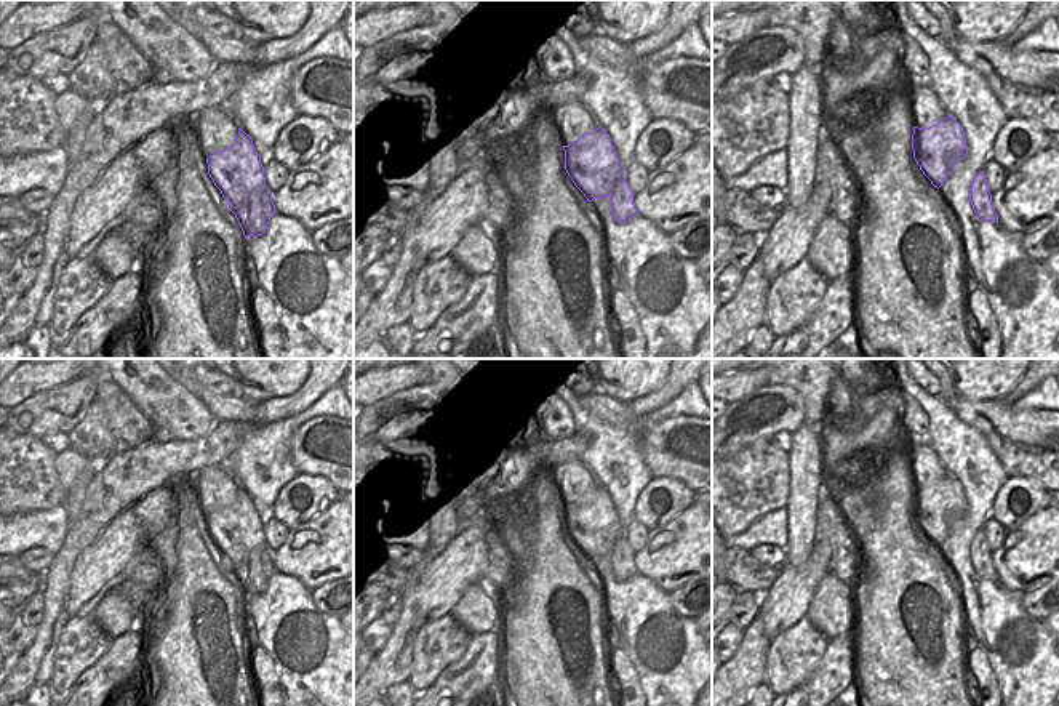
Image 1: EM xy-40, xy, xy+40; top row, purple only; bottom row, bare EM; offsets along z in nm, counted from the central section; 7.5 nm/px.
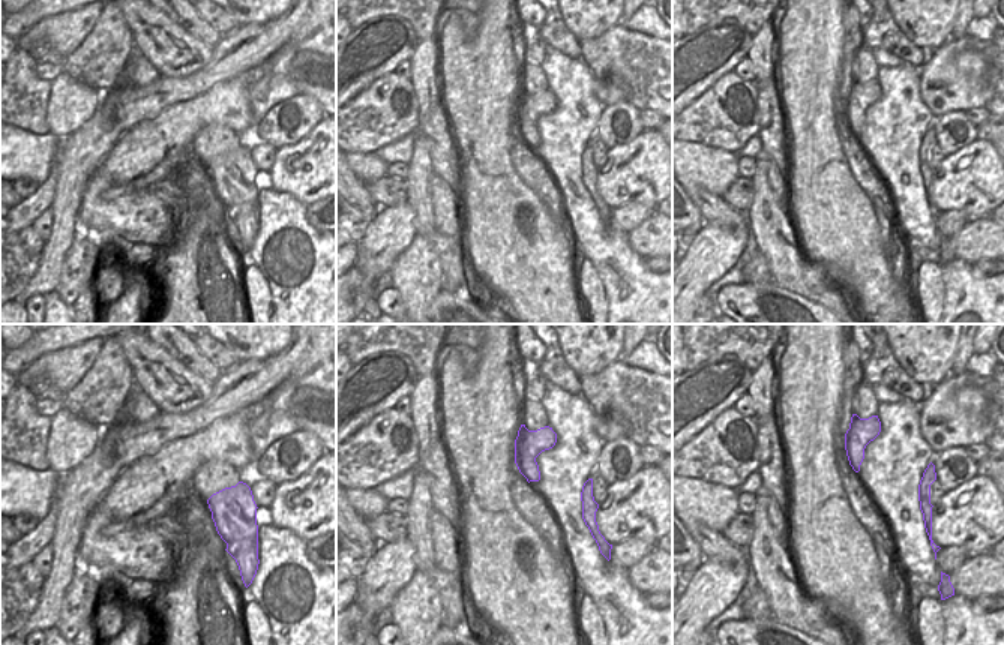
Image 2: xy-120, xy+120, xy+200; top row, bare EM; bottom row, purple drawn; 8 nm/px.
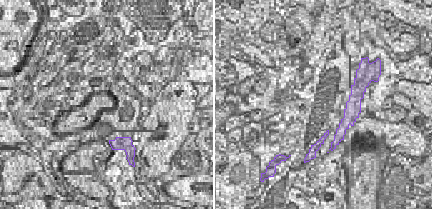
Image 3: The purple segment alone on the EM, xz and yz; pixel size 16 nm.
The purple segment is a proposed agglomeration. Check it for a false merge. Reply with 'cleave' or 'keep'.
cleave

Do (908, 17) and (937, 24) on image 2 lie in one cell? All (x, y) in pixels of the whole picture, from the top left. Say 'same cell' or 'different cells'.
same cell

